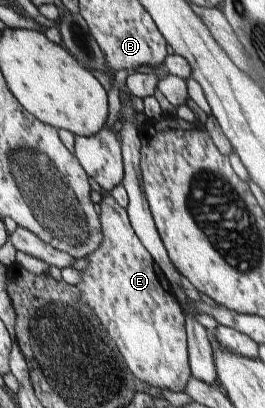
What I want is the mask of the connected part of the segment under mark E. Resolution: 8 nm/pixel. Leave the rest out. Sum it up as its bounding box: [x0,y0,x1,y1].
[76,195,191,392]

